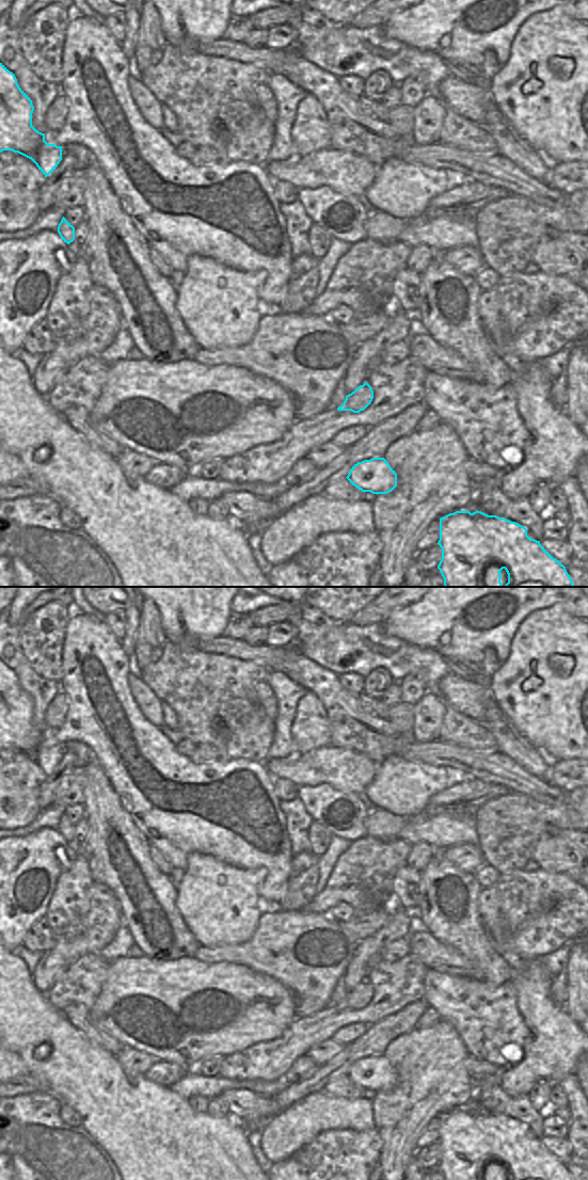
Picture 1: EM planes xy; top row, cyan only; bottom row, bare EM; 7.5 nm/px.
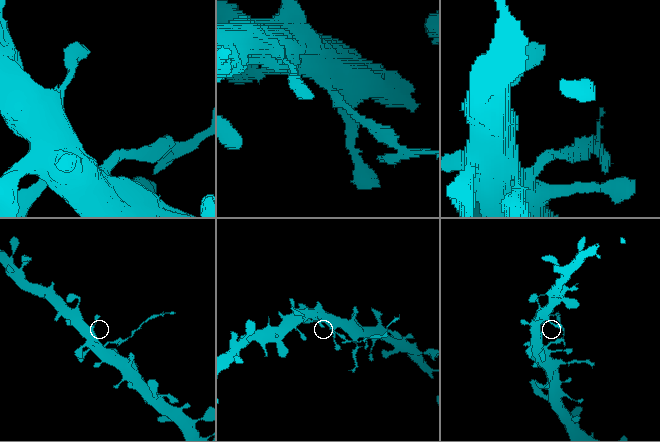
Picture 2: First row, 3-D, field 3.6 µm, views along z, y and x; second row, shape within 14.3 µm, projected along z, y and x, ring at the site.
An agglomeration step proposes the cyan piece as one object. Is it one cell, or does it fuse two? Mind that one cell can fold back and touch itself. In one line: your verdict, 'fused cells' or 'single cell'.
fused cells

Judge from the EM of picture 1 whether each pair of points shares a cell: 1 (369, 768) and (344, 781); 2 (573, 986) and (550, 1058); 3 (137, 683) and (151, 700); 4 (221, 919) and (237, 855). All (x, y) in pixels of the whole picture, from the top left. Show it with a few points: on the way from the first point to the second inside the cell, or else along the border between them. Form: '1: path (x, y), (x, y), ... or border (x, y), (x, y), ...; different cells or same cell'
1: path (363, 769), (353, 771), (350, 775); same cell
2: border (563, 1007), (576, 1023); different cells
3: path (138, 687), (146, 696); same cell
4: border (211, 856), (234, 866), (258, 874); different cells

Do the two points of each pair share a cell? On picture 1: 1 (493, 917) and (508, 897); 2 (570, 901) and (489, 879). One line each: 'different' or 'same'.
1: different
2: different

